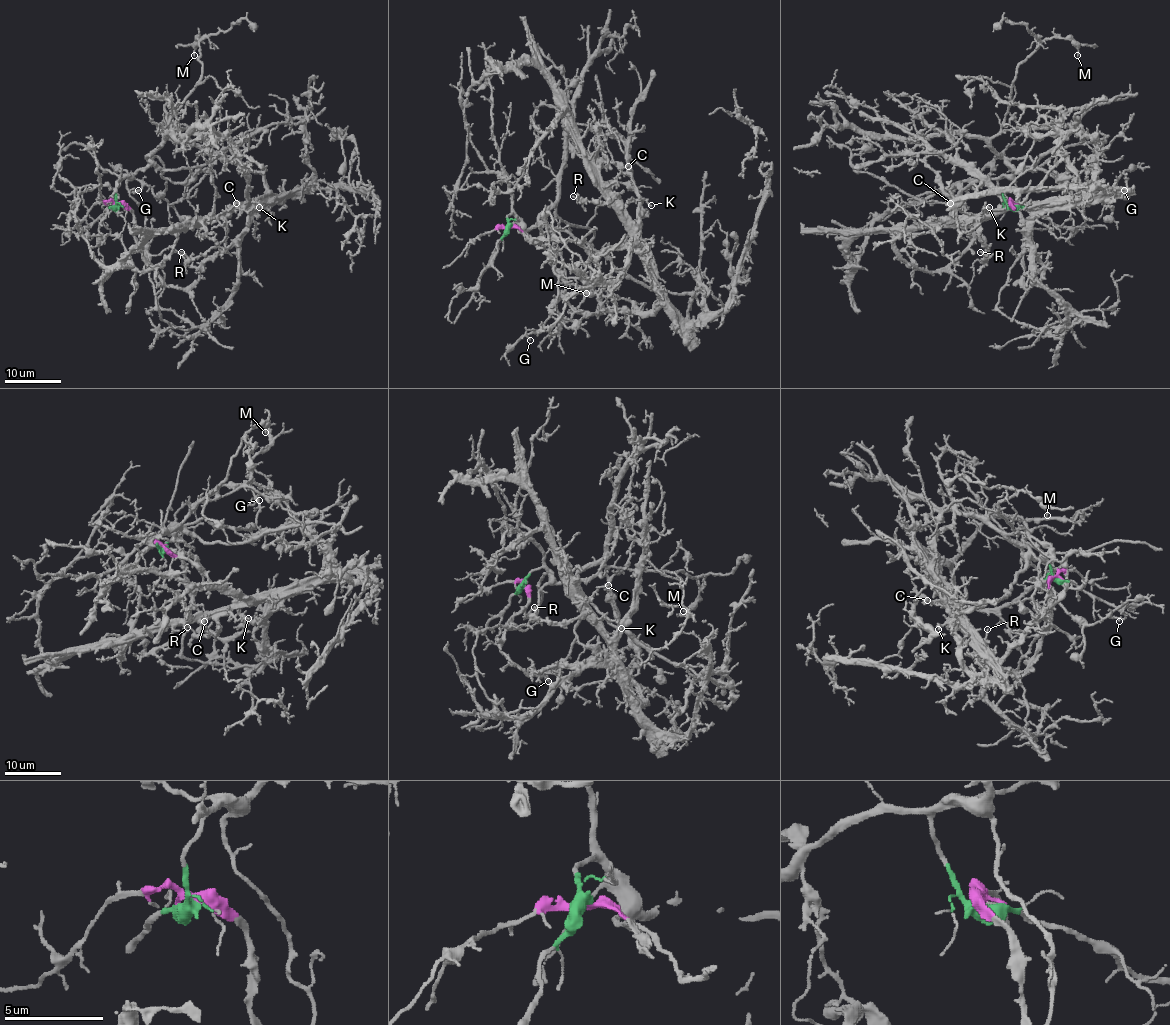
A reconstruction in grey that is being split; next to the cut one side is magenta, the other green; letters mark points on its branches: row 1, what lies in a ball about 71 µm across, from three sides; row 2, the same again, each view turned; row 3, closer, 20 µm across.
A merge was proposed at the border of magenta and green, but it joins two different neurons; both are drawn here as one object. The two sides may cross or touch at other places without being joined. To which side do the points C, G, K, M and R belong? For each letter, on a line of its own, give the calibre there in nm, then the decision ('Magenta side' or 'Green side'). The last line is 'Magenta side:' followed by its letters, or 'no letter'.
C: Thickness 130 nm. Magenta side
G: Thickness 100 nm. Green side
K: Thickness 160 nm. Magenta side
M: Thickness 120 nm. Green side
R: Thickness 130 nm. Magenta side
Magenta side: C, K, R

